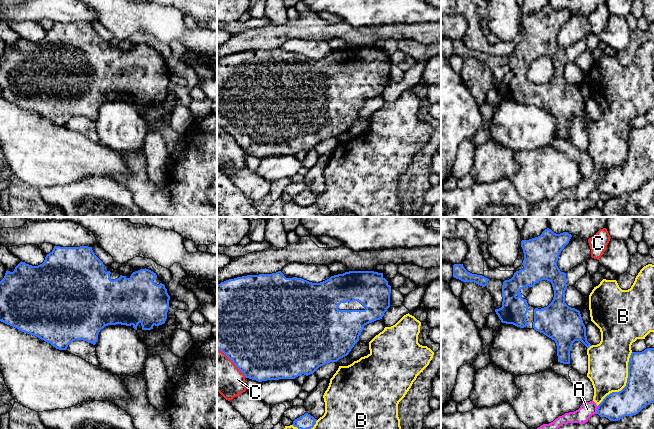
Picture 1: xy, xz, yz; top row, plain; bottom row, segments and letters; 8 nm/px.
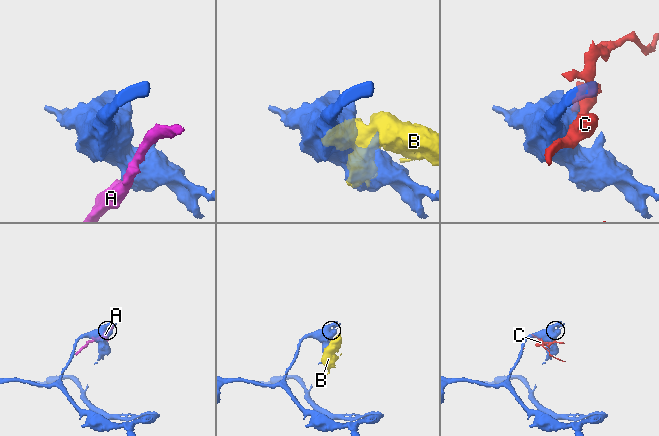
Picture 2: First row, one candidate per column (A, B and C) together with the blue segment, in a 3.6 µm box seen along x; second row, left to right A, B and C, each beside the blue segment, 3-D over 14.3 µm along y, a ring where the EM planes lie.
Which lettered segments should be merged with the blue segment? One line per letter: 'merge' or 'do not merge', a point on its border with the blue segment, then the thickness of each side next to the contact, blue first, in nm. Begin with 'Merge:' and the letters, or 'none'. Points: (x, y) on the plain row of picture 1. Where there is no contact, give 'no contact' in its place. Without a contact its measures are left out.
Merge: none
A: do not merge; meets blue in yz at (597, 186); 220 nm thick on the blue side, 120 nm on the other
B: do not merge; meets blue in yz at (626, 159); 240 nm thick on the blue side, 320 nm on the other
C: do not merge; meets blue in xz at (233, 138); 500 nm thick on the blue side, 300 nm on the other

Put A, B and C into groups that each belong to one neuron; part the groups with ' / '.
A B / C

